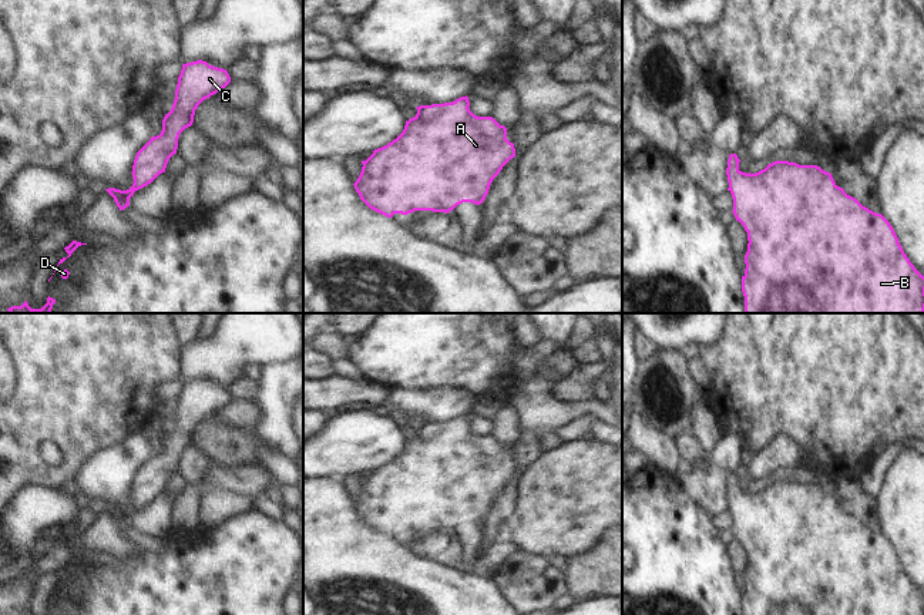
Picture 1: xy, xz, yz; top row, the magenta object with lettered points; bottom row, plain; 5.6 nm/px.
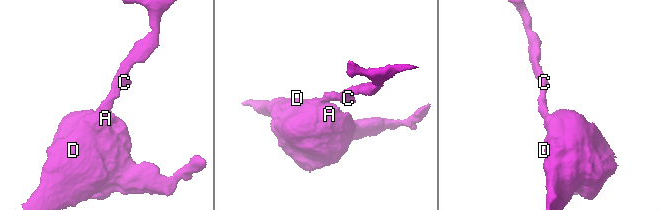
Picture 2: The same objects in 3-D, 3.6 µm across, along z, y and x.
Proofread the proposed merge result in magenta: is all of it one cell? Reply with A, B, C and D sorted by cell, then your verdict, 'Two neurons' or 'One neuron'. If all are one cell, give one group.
Groups: A B C D. One neuron

